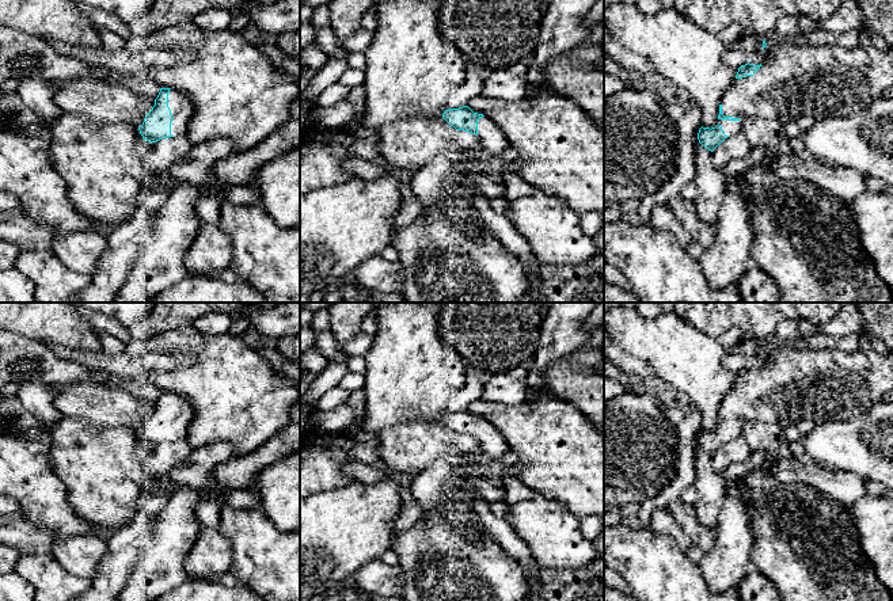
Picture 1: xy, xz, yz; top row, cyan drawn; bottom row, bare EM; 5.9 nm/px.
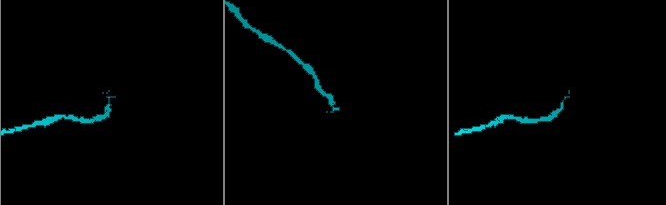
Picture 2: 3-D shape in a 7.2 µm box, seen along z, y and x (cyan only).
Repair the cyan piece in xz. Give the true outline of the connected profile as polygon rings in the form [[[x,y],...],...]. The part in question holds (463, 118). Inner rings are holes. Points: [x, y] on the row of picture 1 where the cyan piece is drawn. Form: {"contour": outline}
{"contour": [[[468,106],[445,110],[442,118],[456,130],[475,134],[483,155],[499,156],[509,144],[504,132],[490,118],[474,113]]]}

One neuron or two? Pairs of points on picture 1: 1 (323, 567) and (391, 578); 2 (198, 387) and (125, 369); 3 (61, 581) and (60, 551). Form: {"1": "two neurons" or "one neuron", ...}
{"1": "two neurons", "2": "two neurons", "3": "two neurons"}

